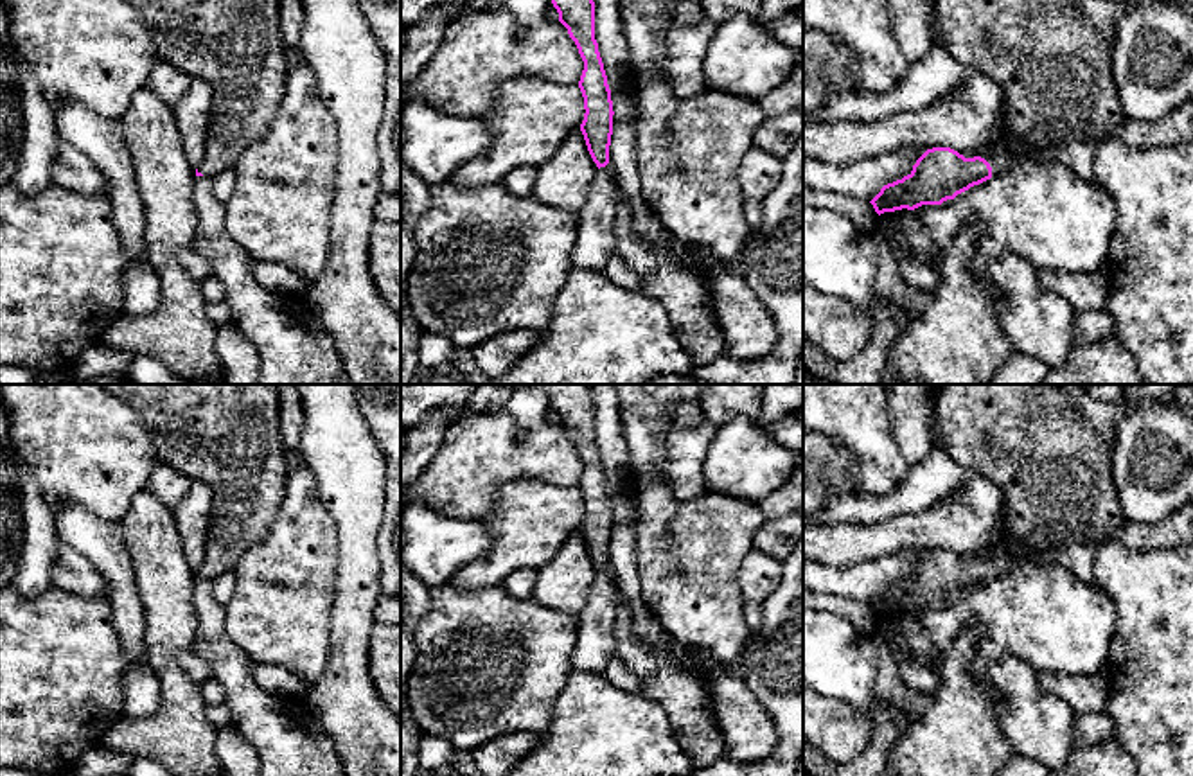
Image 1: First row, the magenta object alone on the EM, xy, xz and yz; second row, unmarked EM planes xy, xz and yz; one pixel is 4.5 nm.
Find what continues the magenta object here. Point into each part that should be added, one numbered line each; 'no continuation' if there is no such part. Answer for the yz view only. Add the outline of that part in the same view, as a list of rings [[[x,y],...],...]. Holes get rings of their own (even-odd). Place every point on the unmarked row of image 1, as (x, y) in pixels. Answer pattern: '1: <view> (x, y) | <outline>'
1: yz (1048, 448) | [[[943,384],[943,390],[938,395],[936,417],[940,424],[941,445],[959,465],[974,471],[977,476],[990,480],[995,483],[1004,499],[1004,514],[1003,523],[1006,526],[1006,537],[1003,544],[997,548],[997,555],[994,559],[985,555],[970,555],[963,557],[965,560],[981,559],[992,569],[992,578],[1004,577],[1022,564],[1031,564],[1031,557],[1040,551],[1053,551],[1062,546],[1073,546],[1082,542],[1103,544],[1114,539],[1114,534],[1127,523],[1121,501],[1118,498],[1118,490],[1112,481],[1112,447],[1116,438],[1118,422],[1121,417],[1132,411],[1132,402],[1121,399],[1118,402],[1100,402],[1091,397],[1089,388],[1082,384]]]

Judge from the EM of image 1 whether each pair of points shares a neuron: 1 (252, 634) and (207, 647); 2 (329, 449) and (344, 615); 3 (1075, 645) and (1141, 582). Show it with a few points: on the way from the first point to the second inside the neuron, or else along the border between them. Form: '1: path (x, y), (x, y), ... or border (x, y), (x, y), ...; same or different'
1: border (223, 606), (225, 633), (254, 663); different
2: path (353, 491), (356, 500), (356, 573); same
3: border (1102, 590), (1111, 600), (1116, 617), (1109, 651); different

